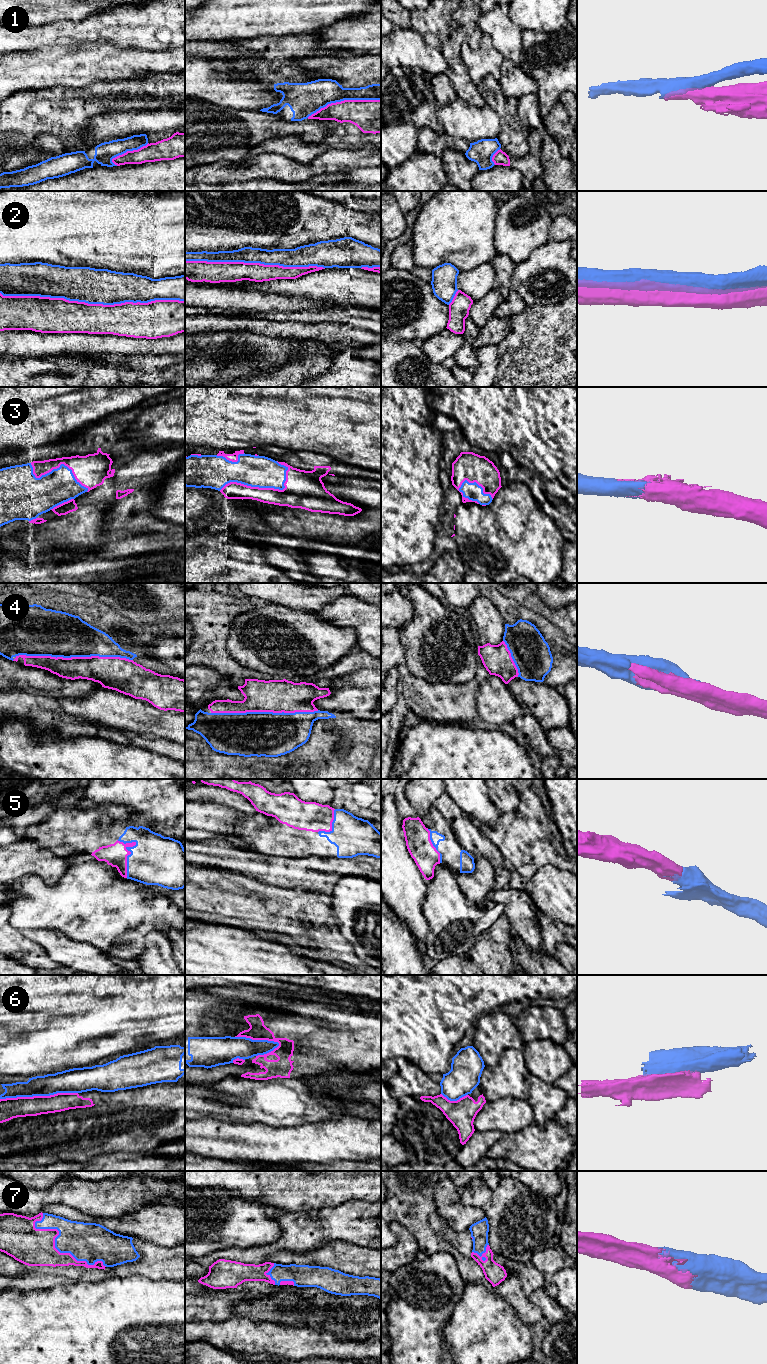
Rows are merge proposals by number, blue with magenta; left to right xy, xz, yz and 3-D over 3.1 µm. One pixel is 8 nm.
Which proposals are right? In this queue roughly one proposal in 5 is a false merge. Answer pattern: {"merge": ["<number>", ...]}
{"merge": ["3", "4", "5", "7"]}

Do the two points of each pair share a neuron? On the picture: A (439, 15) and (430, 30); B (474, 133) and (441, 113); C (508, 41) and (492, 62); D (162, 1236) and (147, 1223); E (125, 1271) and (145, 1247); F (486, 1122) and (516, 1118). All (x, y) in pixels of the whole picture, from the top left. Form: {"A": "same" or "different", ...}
{"A": "same", "B": "same", "C": "different", "D": "same", "E": "same", "F": "same"}

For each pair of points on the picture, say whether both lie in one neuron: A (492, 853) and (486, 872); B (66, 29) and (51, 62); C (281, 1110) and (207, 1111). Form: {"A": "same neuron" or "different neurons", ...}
{"A": "different neurons", "B": "different neurons", "C": "same neuron"}

